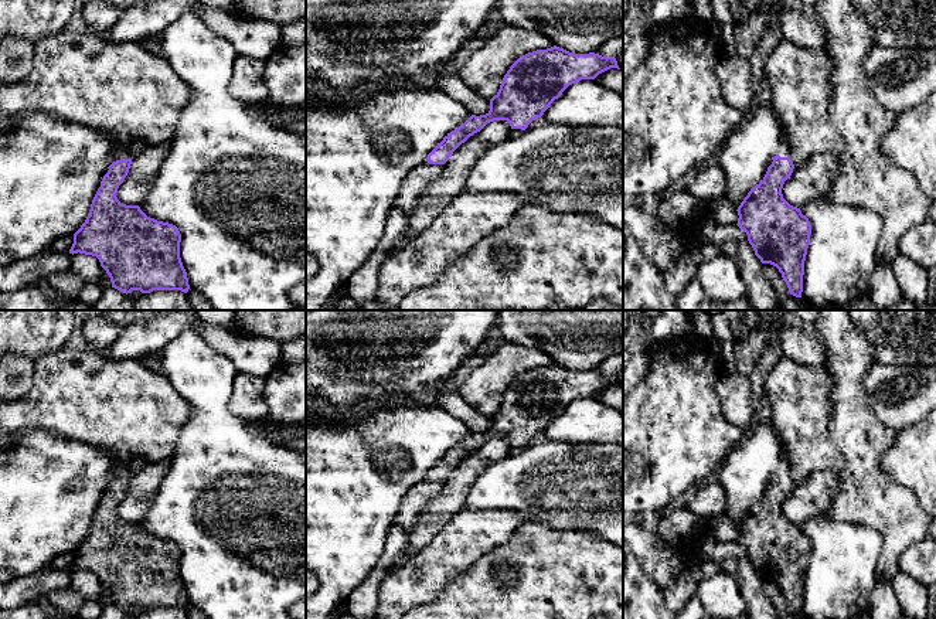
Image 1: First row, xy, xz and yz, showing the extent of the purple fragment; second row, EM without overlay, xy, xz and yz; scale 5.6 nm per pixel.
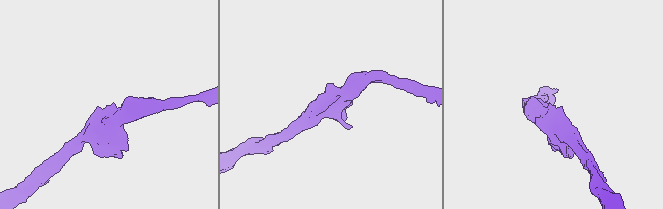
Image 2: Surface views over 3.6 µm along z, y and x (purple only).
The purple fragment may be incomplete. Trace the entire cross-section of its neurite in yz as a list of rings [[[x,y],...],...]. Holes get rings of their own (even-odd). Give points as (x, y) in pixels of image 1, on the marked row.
[[[783,129],[777,154],[763,180],[750,188],[738,207],[738,227],[748,235],[762,263],[779,269],[790,295],[801,297],[803,275],[811,225],[800,208],[790,205],[782,194],[794,164]]]

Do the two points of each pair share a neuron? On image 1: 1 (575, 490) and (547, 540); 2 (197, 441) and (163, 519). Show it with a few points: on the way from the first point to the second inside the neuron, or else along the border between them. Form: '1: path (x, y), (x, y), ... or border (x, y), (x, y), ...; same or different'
1: border (526, 521), (537, 521), (560, 529), (586, 530); different
2: path (197, 461), (197, 480), (183, 499); same

